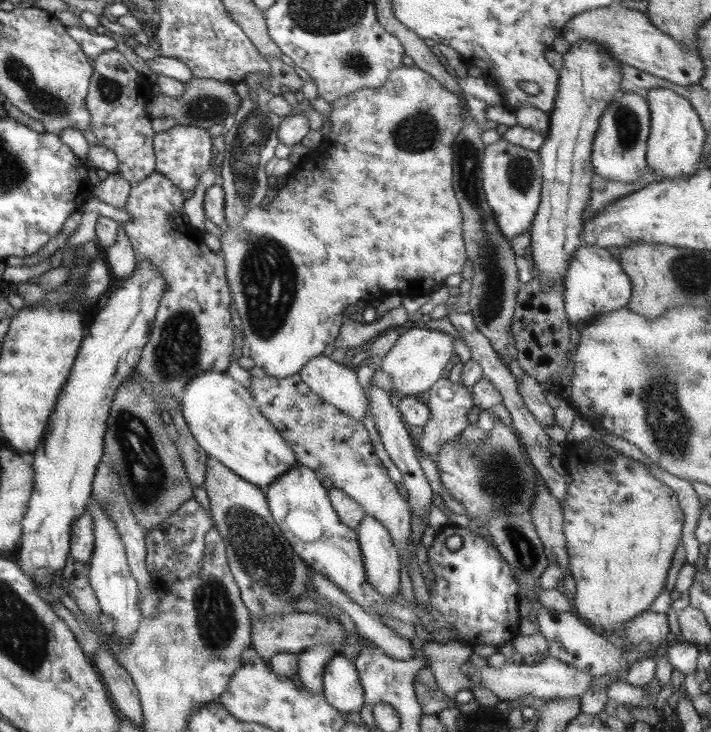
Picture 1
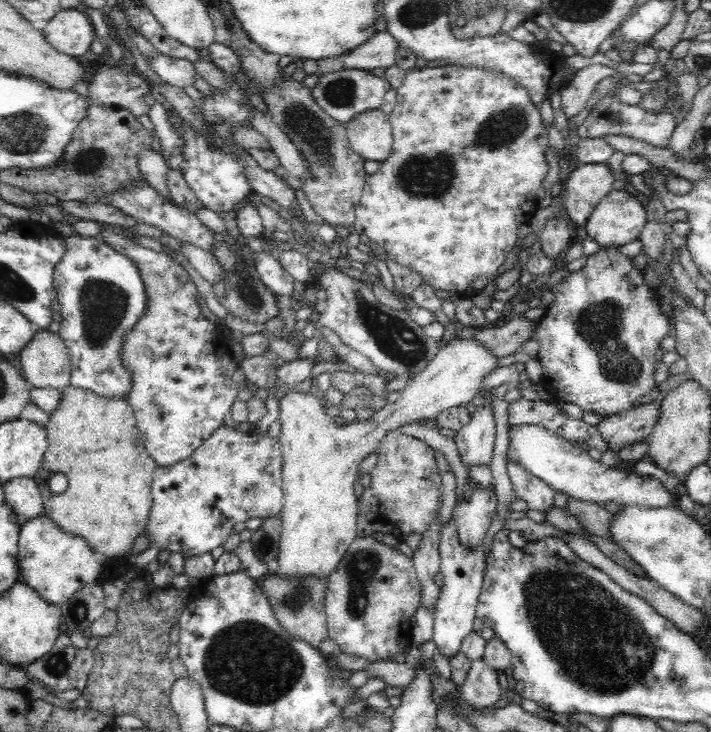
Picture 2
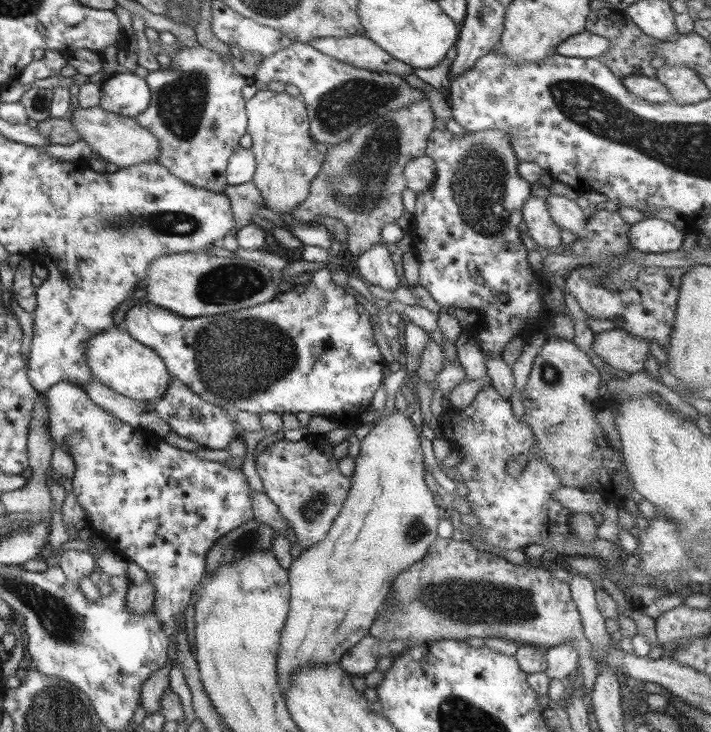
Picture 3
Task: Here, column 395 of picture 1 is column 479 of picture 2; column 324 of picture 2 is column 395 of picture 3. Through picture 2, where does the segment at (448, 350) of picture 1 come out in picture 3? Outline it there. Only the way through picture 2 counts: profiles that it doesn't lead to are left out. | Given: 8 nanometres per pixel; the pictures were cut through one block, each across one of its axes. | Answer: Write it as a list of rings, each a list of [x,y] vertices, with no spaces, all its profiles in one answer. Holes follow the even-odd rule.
[[[398,410],[381,415],[380,420],[374,424],[373,429],[360,442],[358,455],[354,458],[354,471],[350,477],[351,486],[347,494],[347,499],[345,499],[341,511],[333,519],[333,524],[327,531],[325,538],[315,544],[315,546],[301,551],[297,558],[292,559],[292,563],[287,569],[288,583],[290,586],[290,609],[287,611],[287,616],[282,631],[280,632],[278,659],[276,662],[276,671],[280,685],[282,686],[282,694],[288,687],[290,676],[297,669],[300,669],[303,665],[327,664],[329,662],[339,663],[341,656],[349,651],[349,648],[352,648],[357,642],[361,641],[361,638],[367,636],[369,627],[375,619],[376,610],[387,592],[389,592],[394,576],[397,576],[397,573],[405,570],[405,568],[414,562],[421,560],[421,557],[425,556],[429,545],[436,539],[437,516],[439,516],[437,514],[438,506],[435,504],[432,493],[425,487],[425,482],[423,481],[425,471],[423,470],[422,454],[416,428],[418,428],[418,424]]]

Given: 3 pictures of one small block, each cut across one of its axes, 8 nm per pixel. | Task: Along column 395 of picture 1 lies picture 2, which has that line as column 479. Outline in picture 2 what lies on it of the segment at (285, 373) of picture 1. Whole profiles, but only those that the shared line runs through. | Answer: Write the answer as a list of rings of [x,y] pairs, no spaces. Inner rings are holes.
[[[450,64],[442,67],[414,67],[405,74],[403,83],[395,91],[397,104],[389,115],[389,123],[392,127],[393,143],[391,154],[387,160],[380,161],[379,169],[367,176],[362,198],[355,206],[355,219],[352,228],[360,235],[366,235],[377,246],[384,248],[387,260],[392,260],[400,266],[406,266],[420,274],[423,282],[429,284],[434,290],[446,290],[456,292],[460,297],[471,299],[476,296],[483,286],[494,280],[498,268],[502,266],[512,249],[518,242],[518,230],[522,224],[529,224],[530,219],[536,214],[538,207],[538,190],[542,188],[544,178],[550,172],[550,164],[547,158],[550,148],[549,132],[544,126],[539,106],[532,101],[528,89],[520,83],[498,72],[484,70],[468,65]],[[438,164],[456,164],[454,172],[440,172]]]

